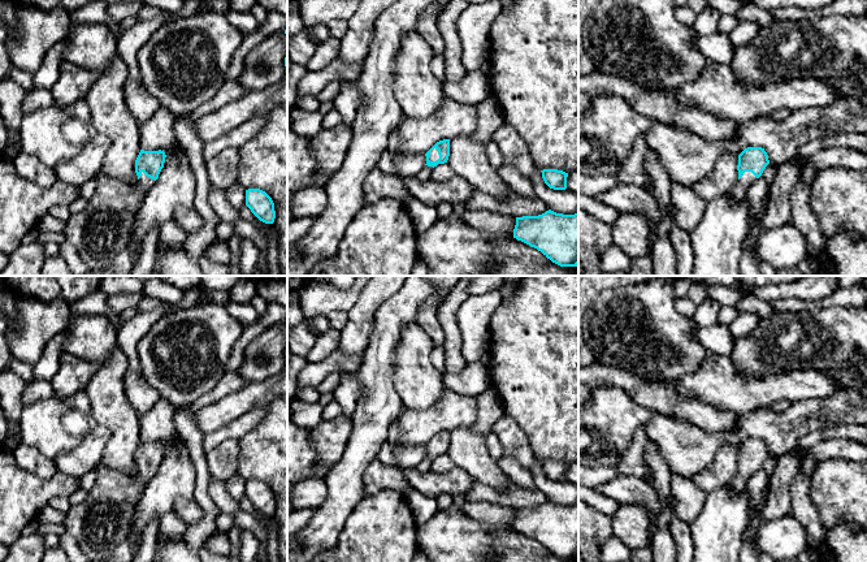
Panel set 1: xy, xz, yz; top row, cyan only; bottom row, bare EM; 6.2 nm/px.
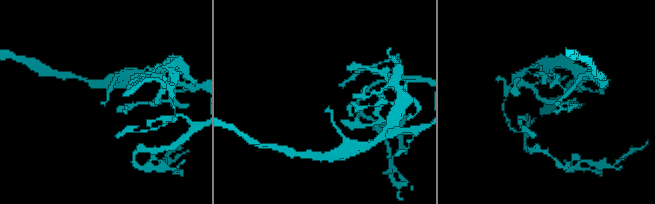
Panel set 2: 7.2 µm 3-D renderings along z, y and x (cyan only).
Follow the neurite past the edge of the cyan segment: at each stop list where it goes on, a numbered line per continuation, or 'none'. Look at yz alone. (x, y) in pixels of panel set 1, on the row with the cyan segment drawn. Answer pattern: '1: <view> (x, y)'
1: yz (737, 193)

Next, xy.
1: xy (102, 230)

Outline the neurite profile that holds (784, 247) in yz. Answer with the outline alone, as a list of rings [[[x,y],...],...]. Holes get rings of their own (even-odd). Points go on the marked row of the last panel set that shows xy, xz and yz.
[[[790,222],[763,229],[757,242],[757,255],[773,269],[794,269],[810,259],[803,234]]]

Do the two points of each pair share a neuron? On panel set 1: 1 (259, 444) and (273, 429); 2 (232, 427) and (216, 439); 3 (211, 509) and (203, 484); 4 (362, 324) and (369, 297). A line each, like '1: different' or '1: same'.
1: same
2: same
3: same
4: same

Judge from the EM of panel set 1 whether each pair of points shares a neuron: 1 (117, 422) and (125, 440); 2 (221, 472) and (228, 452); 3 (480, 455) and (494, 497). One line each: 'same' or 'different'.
1: same
2: same
3: different

